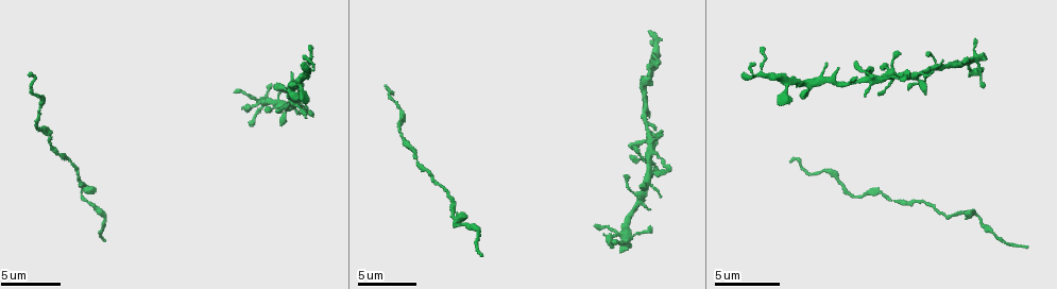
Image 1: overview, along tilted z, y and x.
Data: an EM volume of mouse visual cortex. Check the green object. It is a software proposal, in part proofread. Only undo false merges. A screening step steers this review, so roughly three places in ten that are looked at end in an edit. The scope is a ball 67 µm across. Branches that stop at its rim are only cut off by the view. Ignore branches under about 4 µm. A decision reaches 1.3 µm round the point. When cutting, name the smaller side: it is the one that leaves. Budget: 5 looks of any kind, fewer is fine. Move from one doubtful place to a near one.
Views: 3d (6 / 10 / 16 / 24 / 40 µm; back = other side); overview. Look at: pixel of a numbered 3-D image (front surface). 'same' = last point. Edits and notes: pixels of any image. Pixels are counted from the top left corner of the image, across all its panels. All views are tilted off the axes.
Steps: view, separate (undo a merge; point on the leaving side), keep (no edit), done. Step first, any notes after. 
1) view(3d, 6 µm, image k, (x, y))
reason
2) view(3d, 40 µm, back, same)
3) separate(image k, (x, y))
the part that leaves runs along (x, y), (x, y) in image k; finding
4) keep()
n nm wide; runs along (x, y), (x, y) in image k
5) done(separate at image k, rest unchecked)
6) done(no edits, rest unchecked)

view(3d, 10 µm, image 1, (657, 53))
calibre changes

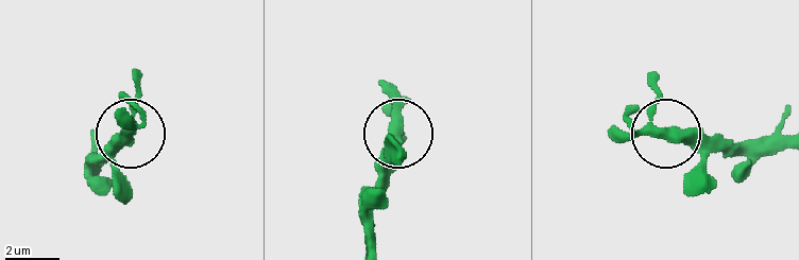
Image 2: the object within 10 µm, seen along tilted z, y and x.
keep()
runs along (781, 149), (686, 143), (666, 134), (652, 118), (653, 72) in image 2; continuous, no second neuron

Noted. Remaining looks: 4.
view(3d, 10 µm, image 1, (48, 143))
a narrow waist

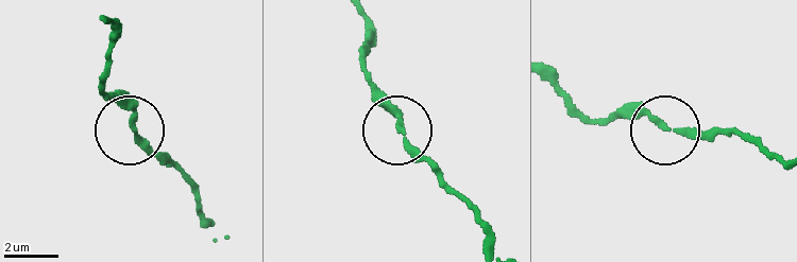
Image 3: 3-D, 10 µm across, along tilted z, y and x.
view(3d, 10 µm, back, image 3, (135, 128))

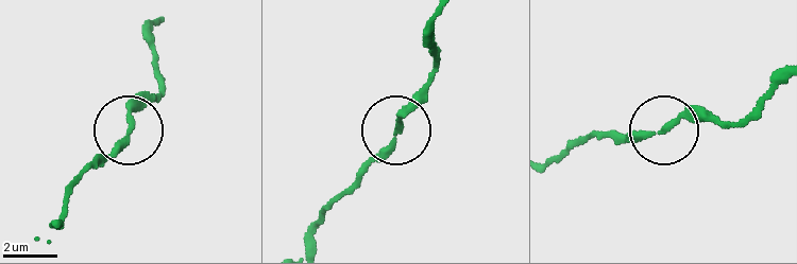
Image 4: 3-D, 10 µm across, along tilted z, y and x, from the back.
keep()
200 nm wide; continuous, no second neuron

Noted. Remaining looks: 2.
view(3d, 6 µm, image 1, (454, 217))
arms part here

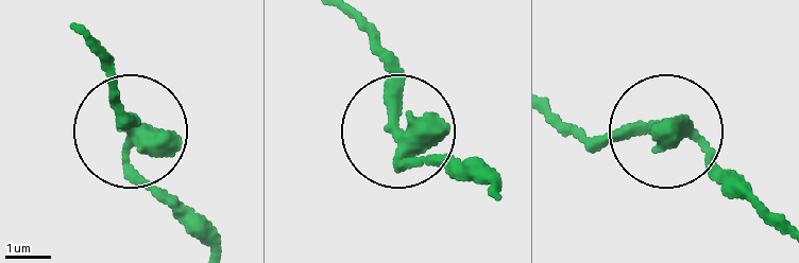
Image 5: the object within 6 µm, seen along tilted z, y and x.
keep()
side arm 7 µm; 3 arms; all the same neuron

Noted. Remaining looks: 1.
done(no edits, rest unchecked)

